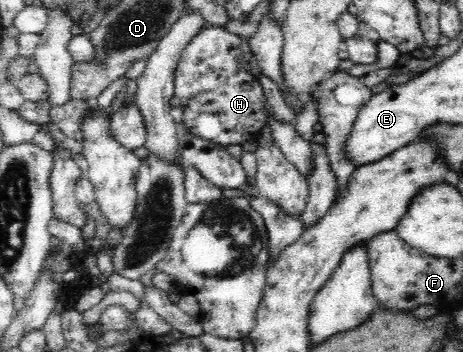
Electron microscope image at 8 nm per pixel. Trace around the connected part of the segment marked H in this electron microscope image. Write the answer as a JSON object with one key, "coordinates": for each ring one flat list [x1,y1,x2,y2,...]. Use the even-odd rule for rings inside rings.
{"coordinates":[[202,27,182,50,176,67,174,96,180,99,183,106,181,122,192,134,221,147,229,144,240,145,243,141,256,139,266,126,268,116,266,97,259,81,260,72,249,38,240,37,222,27]]}

